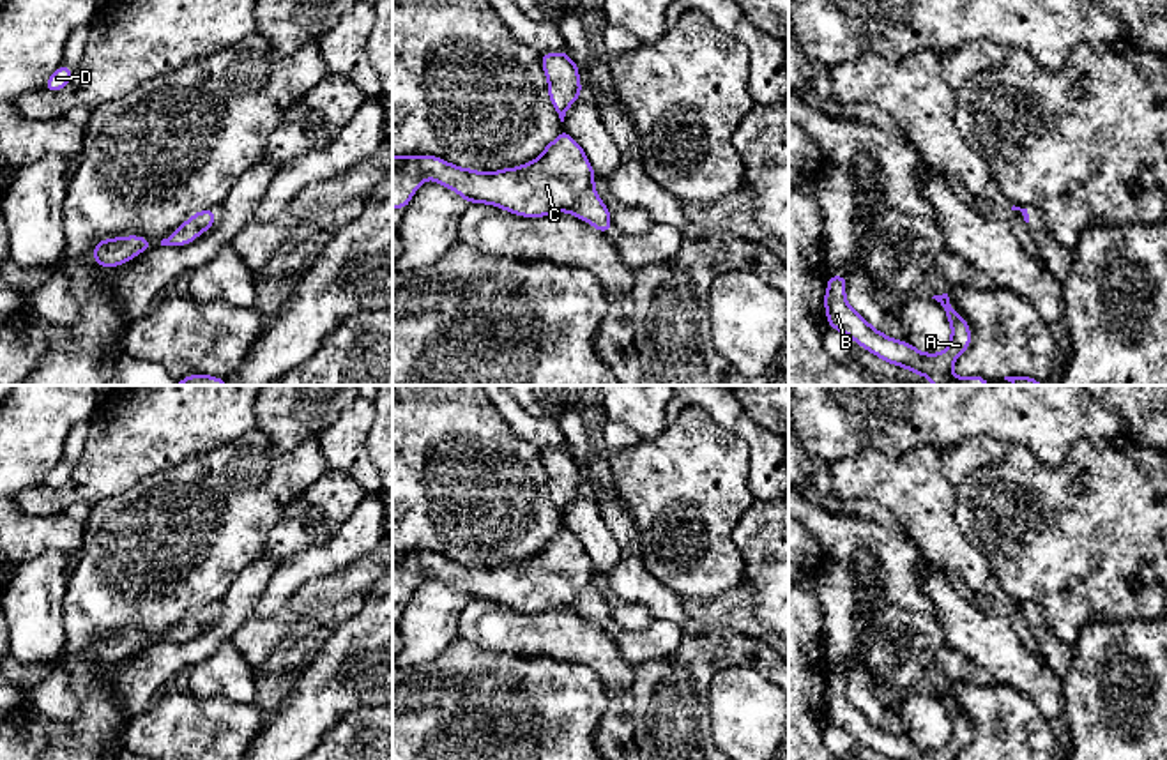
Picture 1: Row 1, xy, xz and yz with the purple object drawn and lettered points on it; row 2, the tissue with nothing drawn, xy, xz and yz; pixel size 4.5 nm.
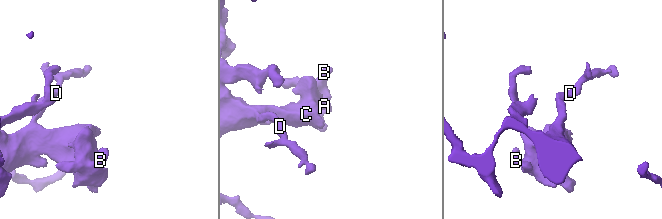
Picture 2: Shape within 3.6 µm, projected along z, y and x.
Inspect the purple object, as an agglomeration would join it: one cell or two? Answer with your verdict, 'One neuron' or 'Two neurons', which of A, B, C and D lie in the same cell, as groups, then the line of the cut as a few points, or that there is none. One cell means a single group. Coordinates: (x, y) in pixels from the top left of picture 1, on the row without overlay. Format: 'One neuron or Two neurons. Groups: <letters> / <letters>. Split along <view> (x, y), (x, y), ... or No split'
One neuron. Groups: A B C D. No split

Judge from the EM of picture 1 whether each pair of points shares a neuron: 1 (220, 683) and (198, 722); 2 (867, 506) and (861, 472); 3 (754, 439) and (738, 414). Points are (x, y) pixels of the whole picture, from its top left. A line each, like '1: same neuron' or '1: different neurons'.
1: different neurons
2: different neurons
3: same neuron

